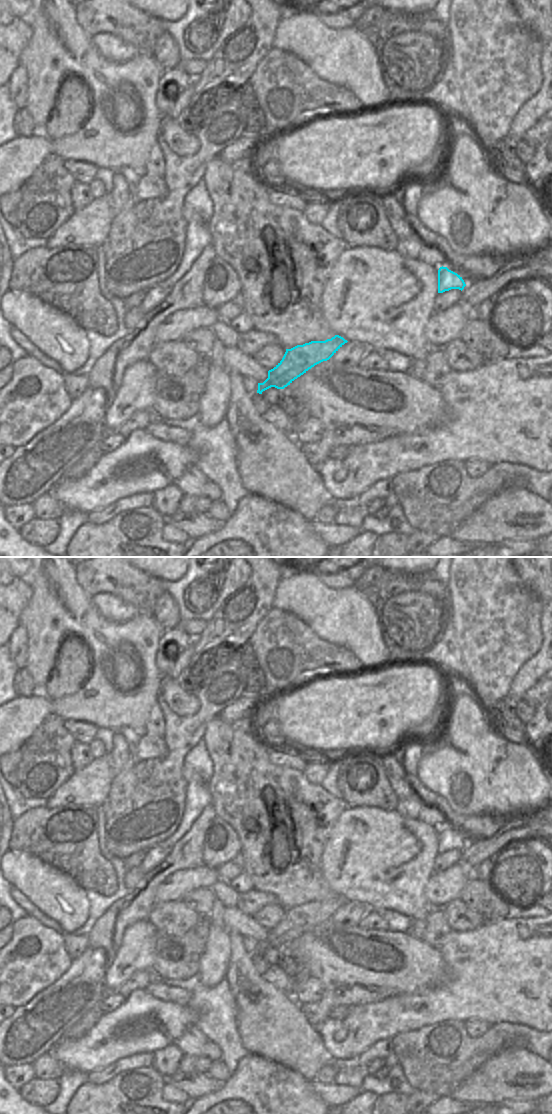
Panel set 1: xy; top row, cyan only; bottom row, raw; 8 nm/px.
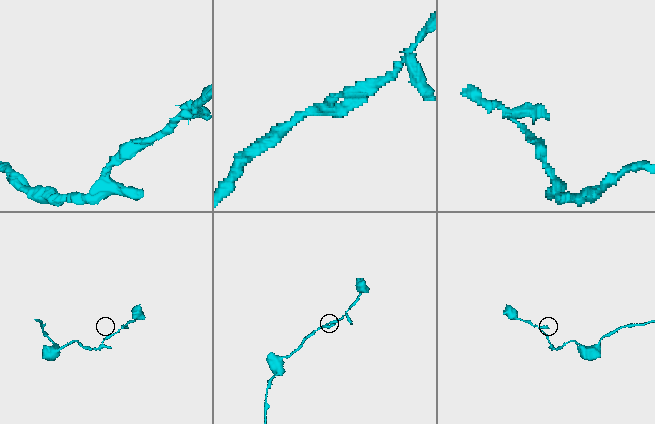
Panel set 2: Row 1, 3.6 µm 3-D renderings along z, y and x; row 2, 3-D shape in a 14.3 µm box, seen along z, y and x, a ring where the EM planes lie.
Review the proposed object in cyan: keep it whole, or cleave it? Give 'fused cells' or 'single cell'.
single cell

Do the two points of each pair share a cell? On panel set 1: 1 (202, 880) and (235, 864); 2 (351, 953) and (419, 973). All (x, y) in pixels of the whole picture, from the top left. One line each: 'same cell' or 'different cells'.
1: different cells
2: same cell

